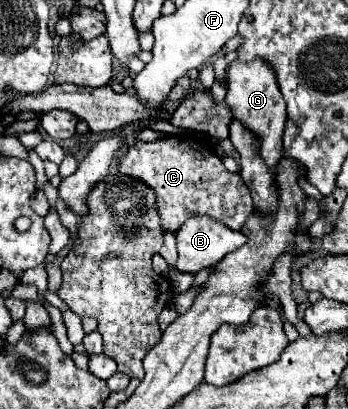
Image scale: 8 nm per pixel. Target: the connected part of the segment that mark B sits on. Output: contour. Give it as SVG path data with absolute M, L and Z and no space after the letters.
M190 218L190 220L186 220L184 226L176 232L176 240L178 240L176 270L178 272L190 272L190 274L196 274L198 270L204 270L204 268L218 264L228 252L234 252L236 248L240 248L242 244L248 242L248 238L242 232L234 232L234 230L226 228L224 224L212 220L212 218Z

